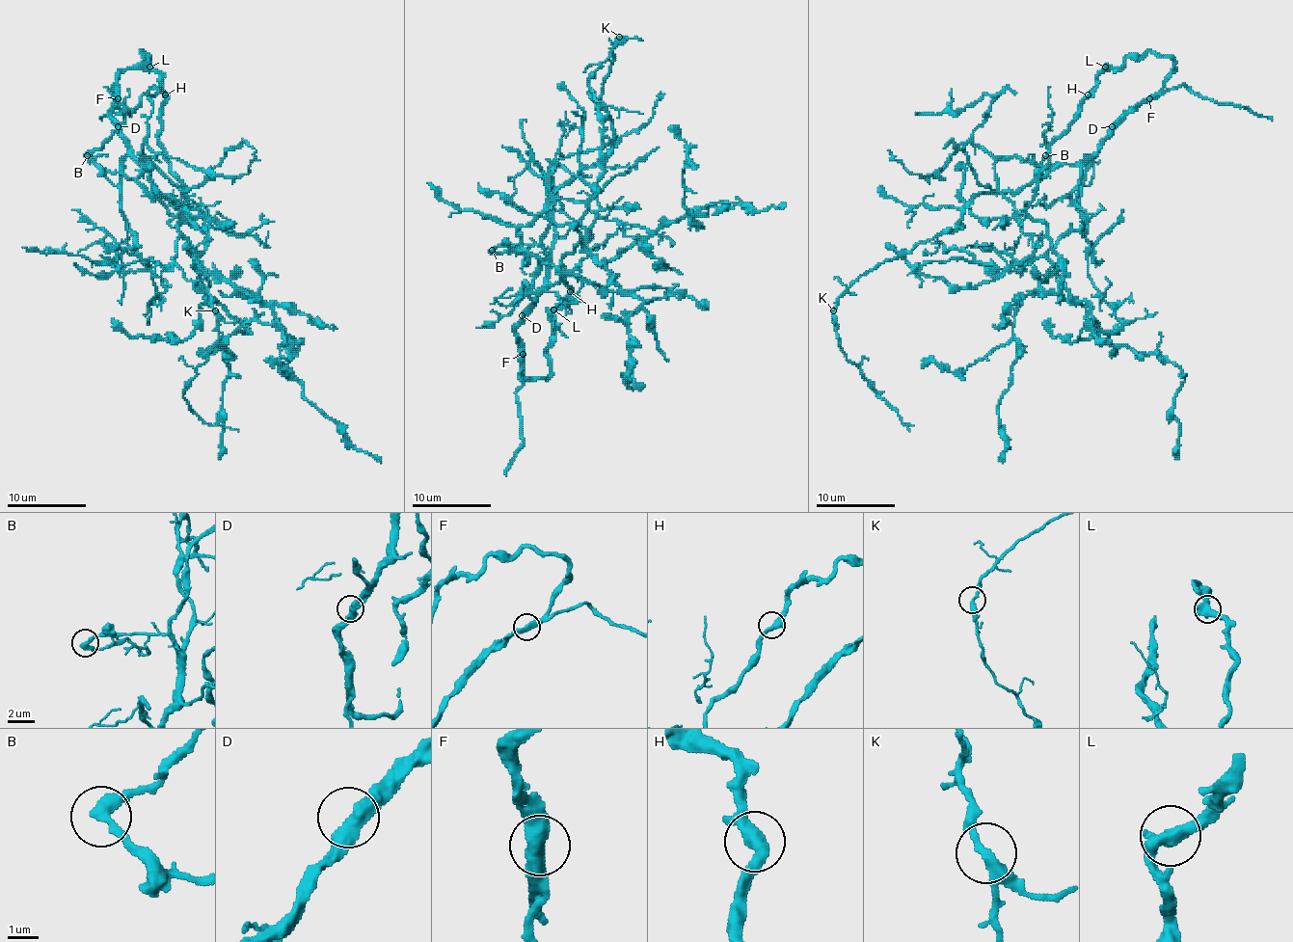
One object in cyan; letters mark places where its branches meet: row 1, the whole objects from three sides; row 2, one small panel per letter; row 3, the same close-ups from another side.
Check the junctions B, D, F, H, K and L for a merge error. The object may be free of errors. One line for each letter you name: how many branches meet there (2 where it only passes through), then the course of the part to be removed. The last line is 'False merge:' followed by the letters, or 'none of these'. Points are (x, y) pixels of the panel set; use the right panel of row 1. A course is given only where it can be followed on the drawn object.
False merge: none of these

